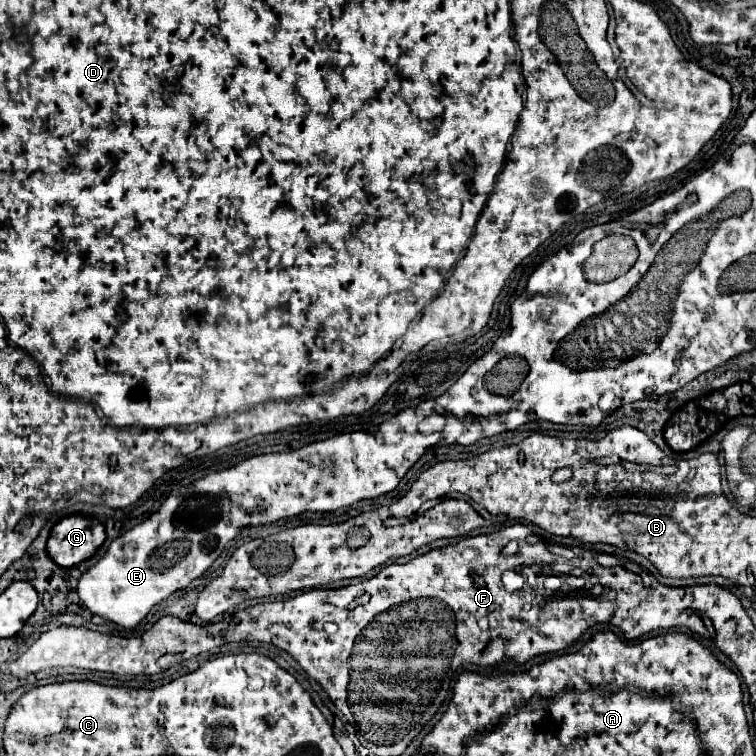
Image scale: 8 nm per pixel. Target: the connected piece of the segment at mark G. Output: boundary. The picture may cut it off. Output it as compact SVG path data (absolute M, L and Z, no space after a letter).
M69 515L61 519L47 539L47 553L59 567L73 567L89 557L105 541L105 527L91 517Z

